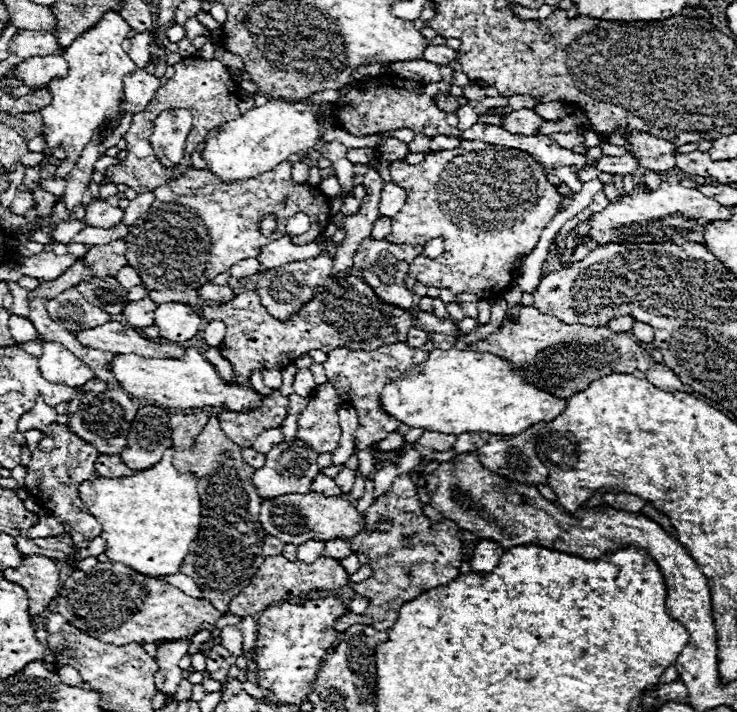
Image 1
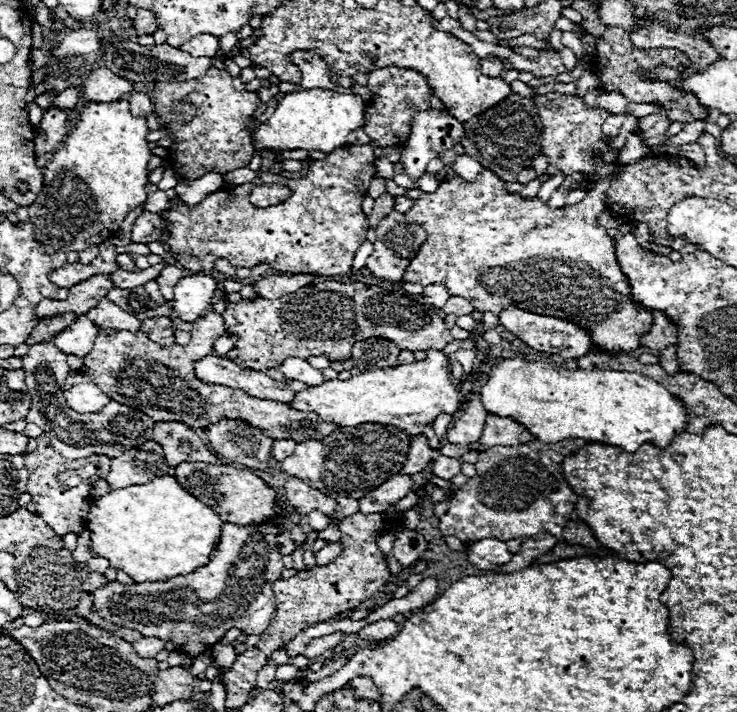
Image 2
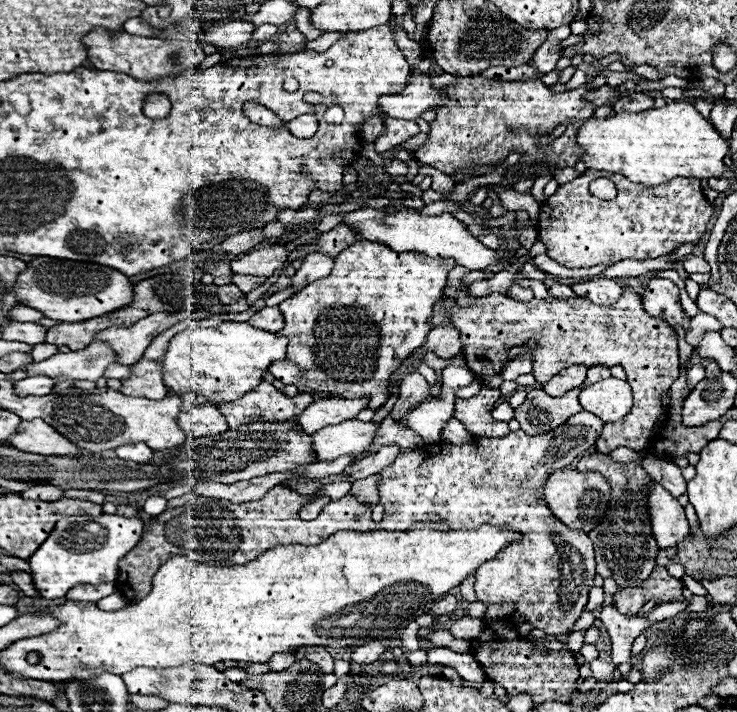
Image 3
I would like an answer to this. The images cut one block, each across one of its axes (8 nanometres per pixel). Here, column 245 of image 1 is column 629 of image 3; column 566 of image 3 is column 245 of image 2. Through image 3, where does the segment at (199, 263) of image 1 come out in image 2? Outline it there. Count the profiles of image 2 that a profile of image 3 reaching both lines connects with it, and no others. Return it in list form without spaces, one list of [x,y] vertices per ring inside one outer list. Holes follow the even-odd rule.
[[[342,146],[324,160],[316,160],[308,168],[308,176],[300,180],[284,178],[280,174],[266,172],[262,178],[254,182],[246,182],[240,186],[224,186],[224,190],[210,192],[200,204],[188,208],[180,198],[172,198],[172,206],[160,216],[166,220],[166,244],[168,252],[176,256],[182,268],[190,272],[212,272],[216,258],[226,258],[236,268],[252,268],[256,264],[268,264],[278,272],[314,272],[314,276],[340,276],[352,270],[352,258],[356,250],[366,240],[368,220],[362,214],[362,200],[366,198],[366,190],[370,180],[376,176],[376,156],[374,150],[364,146]],[[262,184],[286,184],[292,190],[292,196],[272,208],[256,208],[250,204],[250,192],[254,186]]]

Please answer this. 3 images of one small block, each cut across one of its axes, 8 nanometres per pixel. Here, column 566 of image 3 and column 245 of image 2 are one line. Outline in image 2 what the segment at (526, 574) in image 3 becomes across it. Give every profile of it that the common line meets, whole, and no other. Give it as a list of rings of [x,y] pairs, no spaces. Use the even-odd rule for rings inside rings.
[[[220,418],[216,424],[208,426],[204,434],[218,456],[224,456],[230,462],[240,462],[248,468],[268,468],[274,440],[252,424],[246,424],[246,420]],[[226,522],[206,566],[196,568],[190,576],[174,576],[166,582],[108,582],[94,590],[92,612],[106,622],[136,630],[142,636],[174,642],[192,660],[206,652],[208,646],[220,642],[232,626],[238,626],[244,634],[262,634],[276,612],[272,582],[284,570],[276,536],[278,524],[236,526]]]

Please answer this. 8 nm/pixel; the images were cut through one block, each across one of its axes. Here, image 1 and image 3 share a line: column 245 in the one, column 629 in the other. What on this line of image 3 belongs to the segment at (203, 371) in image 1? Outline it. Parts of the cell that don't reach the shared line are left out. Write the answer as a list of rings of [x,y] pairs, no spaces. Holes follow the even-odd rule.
[[[606,378],[582,388],[580,404],[584,410],[596,414],[600,420],[616,422],[630,412],[632,390],[624,380]]]

